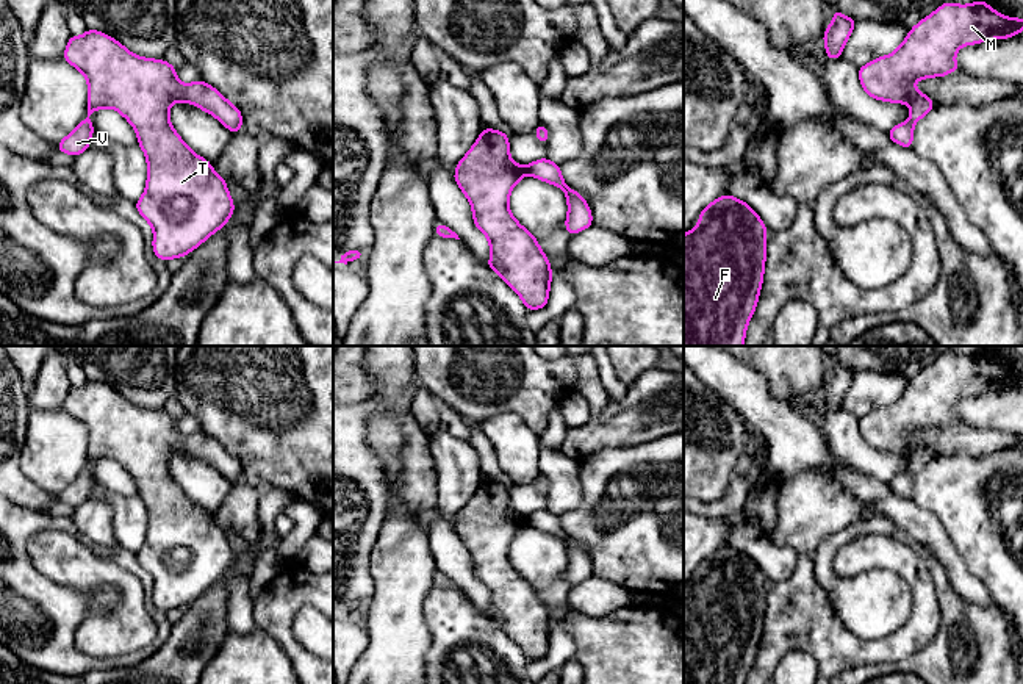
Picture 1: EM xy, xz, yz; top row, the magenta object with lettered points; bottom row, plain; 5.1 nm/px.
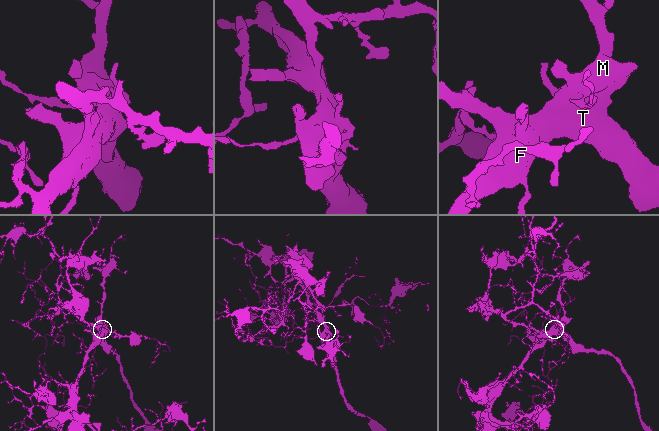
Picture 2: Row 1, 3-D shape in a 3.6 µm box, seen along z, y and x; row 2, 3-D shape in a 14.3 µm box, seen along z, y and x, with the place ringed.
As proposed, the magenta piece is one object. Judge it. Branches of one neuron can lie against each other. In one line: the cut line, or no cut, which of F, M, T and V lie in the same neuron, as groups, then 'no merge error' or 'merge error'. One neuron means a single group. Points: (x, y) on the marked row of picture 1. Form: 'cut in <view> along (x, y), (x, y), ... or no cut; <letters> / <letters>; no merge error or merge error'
no cut; F M T V; no merge error

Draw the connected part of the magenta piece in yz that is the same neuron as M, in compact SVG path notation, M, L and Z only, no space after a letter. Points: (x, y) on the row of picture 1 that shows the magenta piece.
M984 0L970 5L945 2L910 28L890 55L859 67L863 91L892 103L907 103L910 117L887 131L888 138L910 149L914 125L935 108L931 97L915 89L915 81L960 70L954 56L962 45L1007 39L1023 31L1023 19L1006 17Z

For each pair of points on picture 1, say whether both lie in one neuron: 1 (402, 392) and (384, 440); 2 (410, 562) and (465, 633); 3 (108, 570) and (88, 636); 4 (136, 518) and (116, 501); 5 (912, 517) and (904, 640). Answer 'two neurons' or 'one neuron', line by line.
1: one neuron
2: two neurons
3: one neuron
4: one neuron
5: two neurons

